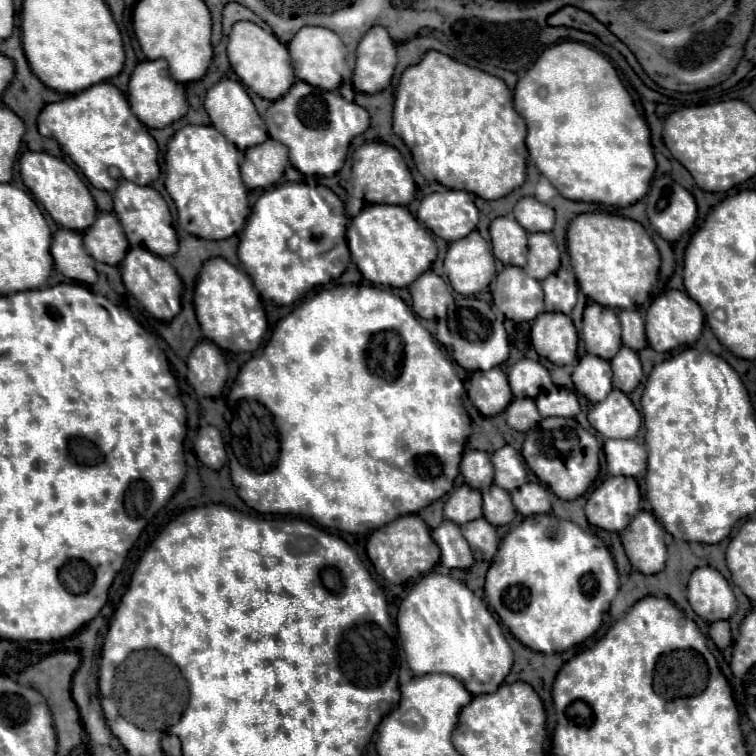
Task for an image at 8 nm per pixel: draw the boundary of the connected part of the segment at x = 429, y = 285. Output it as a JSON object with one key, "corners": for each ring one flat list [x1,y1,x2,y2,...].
{"corners":[[432,271,420,275,410,287,412,309,424,319,444,319,450,299,448,285]]}

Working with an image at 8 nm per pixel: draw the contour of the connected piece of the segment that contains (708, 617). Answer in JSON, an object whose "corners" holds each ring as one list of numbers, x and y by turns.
{"corners":[[712,567,694,569,688,581,688,601,696,615,708,623,730,619,736,611,736,597,728,581]]}

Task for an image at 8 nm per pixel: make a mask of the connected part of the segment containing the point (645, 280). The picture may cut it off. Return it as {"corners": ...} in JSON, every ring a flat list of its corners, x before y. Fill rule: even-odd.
{"corners":[[584,213,570,221,566,239,572,269,586,297,610,309,638,309,648,303,658,279,660,255,638,221,610,213]]}

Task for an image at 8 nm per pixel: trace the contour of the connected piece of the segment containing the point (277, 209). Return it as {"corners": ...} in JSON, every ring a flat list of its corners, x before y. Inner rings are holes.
{"corners":[[288,181,272,186,256,201,239,235,240,266,254,279,254,287,262,299,274,301,276,305,292,305,316,285,330,283,344,273,350,263,347,223,344,203,324,185],[340,233,344,233,341,239],[292,235,300,239,294,251,288,249]]}

